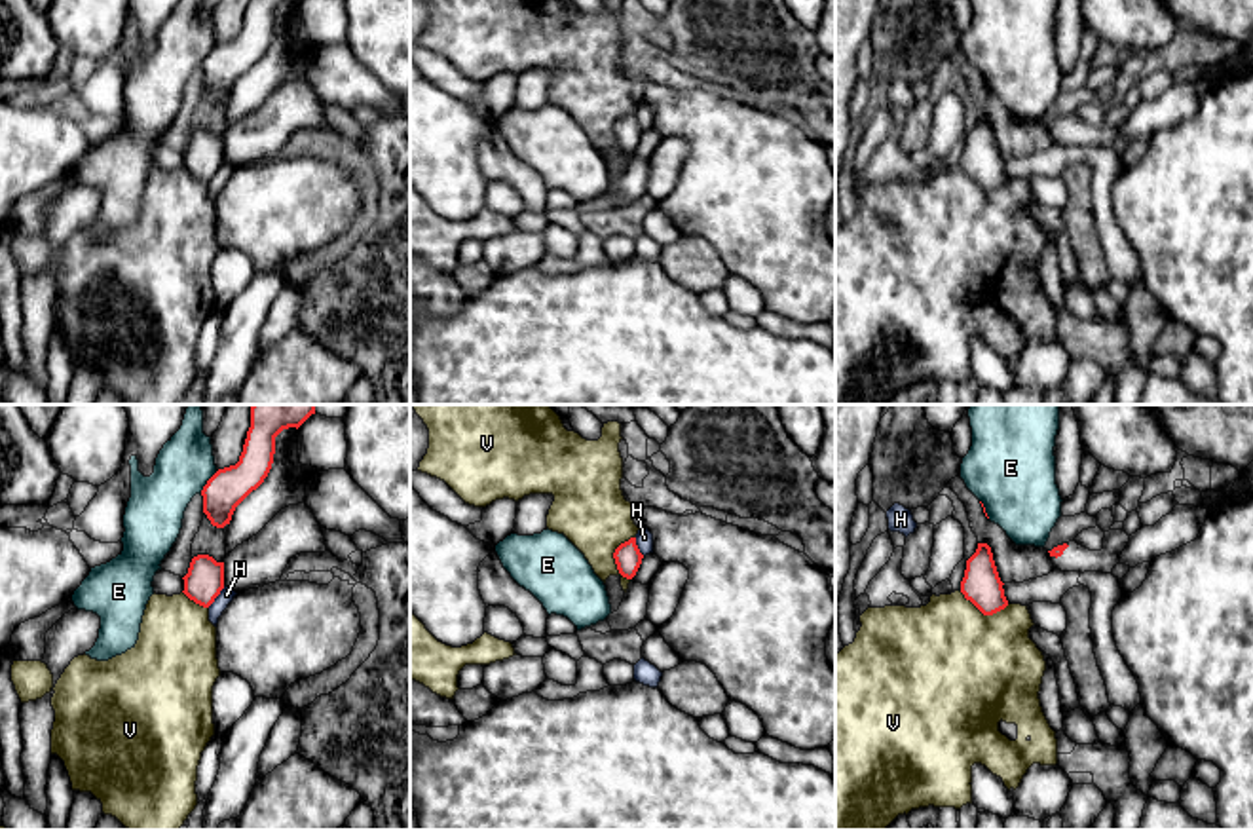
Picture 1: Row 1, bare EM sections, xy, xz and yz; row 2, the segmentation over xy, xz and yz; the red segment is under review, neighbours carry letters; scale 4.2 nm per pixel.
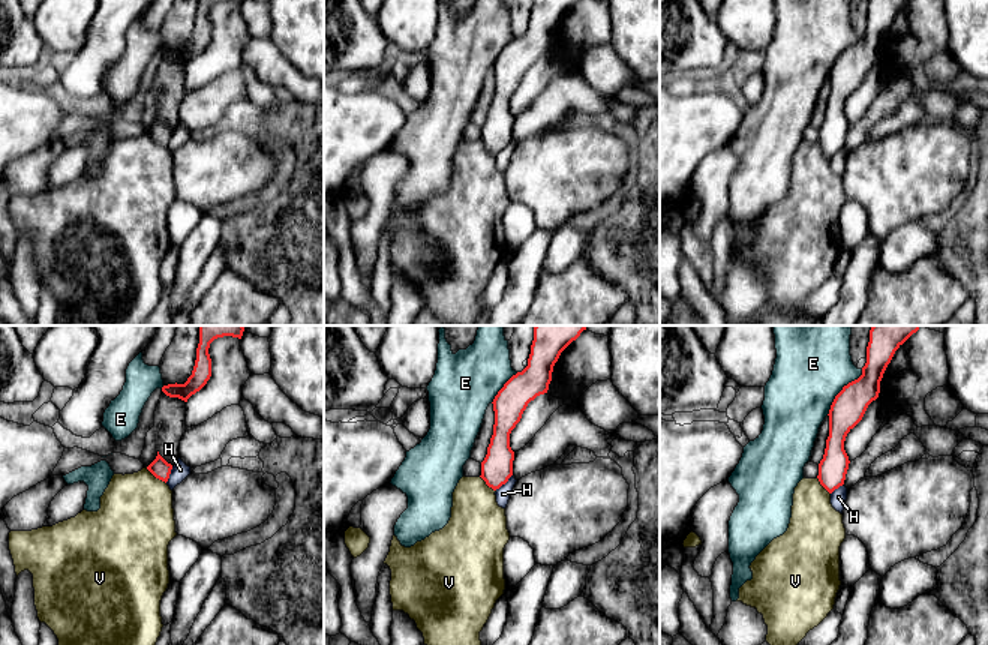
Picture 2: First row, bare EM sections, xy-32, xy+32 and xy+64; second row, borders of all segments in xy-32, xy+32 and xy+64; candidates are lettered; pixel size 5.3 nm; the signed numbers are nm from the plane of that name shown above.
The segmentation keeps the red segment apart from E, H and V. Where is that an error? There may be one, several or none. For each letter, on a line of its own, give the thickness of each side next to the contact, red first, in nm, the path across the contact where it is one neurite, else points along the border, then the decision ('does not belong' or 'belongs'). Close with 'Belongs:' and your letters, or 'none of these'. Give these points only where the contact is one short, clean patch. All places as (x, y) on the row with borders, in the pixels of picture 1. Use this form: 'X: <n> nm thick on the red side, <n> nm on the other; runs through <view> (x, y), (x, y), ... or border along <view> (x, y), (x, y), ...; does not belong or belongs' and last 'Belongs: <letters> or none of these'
E: 170 nm thick on the red side, 240 nm on the other; does not belong
H: 160 nm thick on the red side, 70 nm on the other; border along xy (224, 585), (207, 606); does not belong
V: 110 nm thick on the red side, 300 nm on the other; border along xz (635, 536), (625, 540), (614, 553), (616, 568), (627, 580); does not belong
Belongs: none of these

